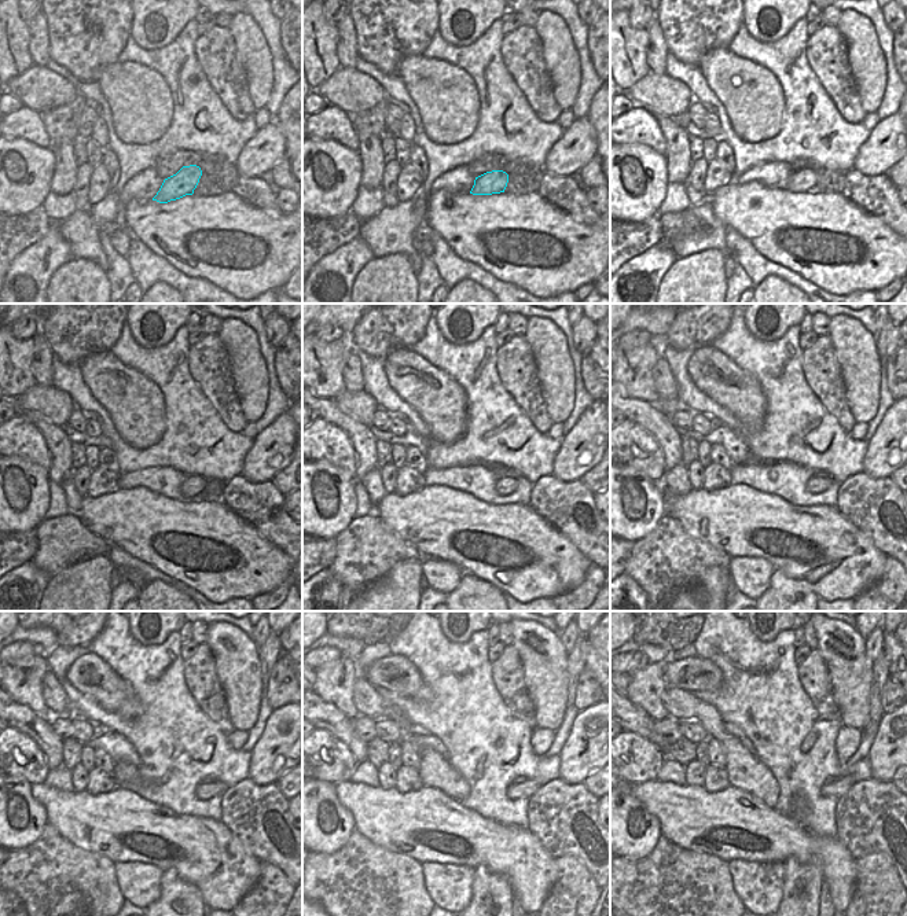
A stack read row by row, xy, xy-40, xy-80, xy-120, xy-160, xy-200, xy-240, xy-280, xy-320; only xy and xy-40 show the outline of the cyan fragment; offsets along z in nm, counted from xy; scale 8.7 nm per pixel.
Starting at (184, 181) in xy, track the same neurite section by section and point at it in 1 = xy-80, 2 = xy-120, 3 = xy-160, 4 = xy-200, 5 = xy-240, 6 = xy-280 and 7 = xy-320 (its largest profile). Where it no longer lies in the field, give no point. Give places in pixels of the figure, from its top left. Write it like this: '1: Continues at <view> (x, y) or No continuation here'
1: Continues at xy-80 (804, 180)
2: Continues at xy-120 (193, 485)
3: Continues at xy-160 (505, 486)
4: Continues at xy-200 (818, 484)
5: Continues at xy-240 (206, 790)
6: Continues at xy-280 (520, 788)
7: Continues at xy-320 (834, 787)

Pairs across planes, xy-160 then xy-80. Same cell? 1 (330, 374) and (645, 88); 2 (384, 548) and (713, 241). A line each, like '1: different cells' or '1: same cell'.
1: different cells
2: different cells

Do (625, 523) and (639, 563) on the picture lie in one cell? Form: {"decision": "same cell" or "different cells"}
{"decision": "different cells"}

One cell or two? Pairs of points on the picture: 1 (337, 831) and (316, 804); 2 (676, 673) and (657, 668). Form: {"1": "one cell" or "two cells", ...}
{"1": "one cell", "2": "two cells"}

